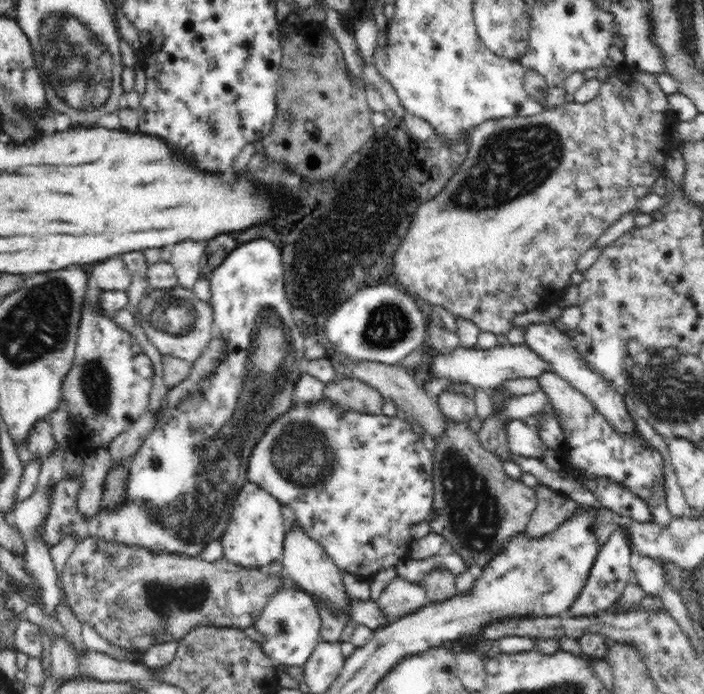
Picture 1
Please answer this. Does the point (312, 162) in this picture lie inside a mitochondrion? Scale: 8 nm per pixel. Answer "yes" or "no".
no

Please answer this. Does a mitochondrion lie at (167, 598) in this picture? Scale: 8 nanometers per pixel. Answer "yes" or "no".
yes

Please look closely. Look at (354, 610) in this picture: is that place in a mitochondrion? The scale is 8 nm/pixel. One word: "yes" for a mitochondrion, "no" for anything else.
no

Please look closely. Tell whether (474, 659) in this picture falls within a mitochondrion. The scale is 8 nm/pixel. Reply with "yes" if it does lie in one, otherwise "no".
no

